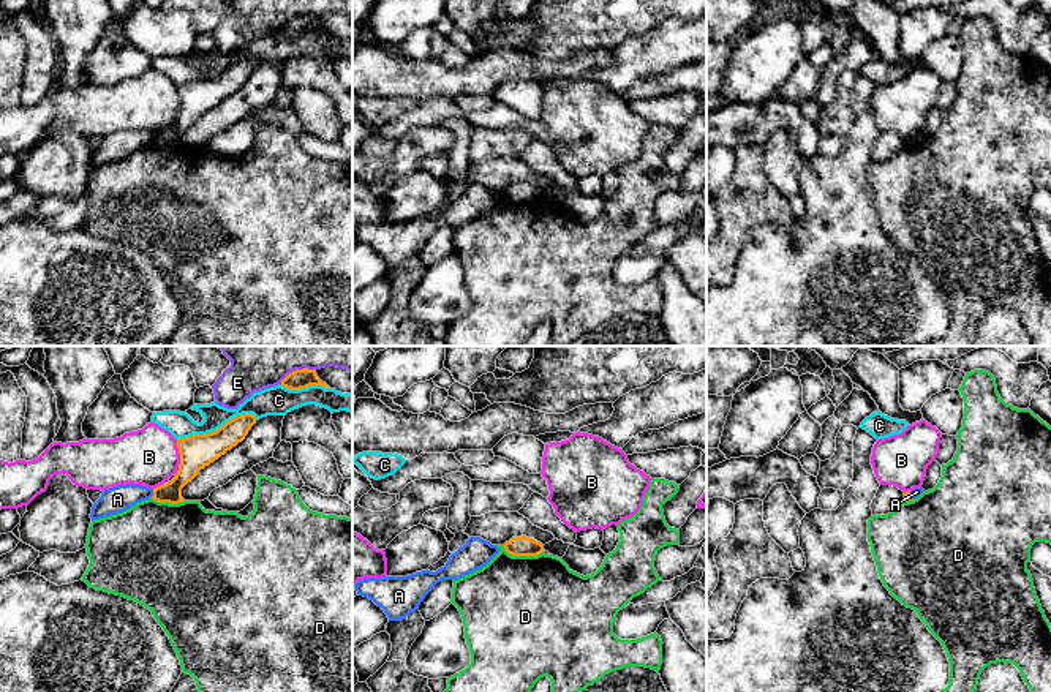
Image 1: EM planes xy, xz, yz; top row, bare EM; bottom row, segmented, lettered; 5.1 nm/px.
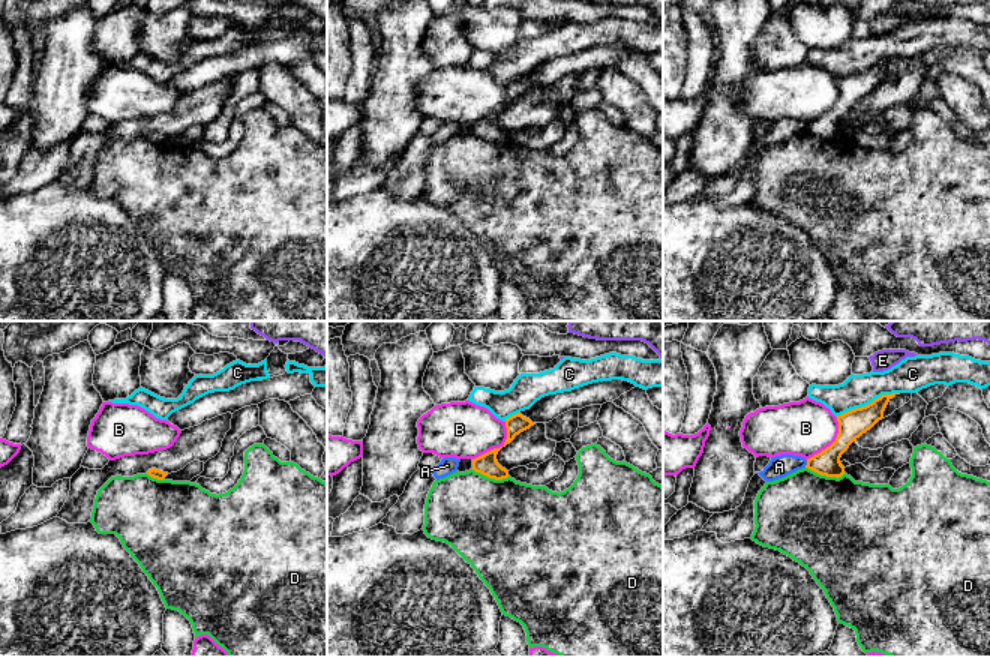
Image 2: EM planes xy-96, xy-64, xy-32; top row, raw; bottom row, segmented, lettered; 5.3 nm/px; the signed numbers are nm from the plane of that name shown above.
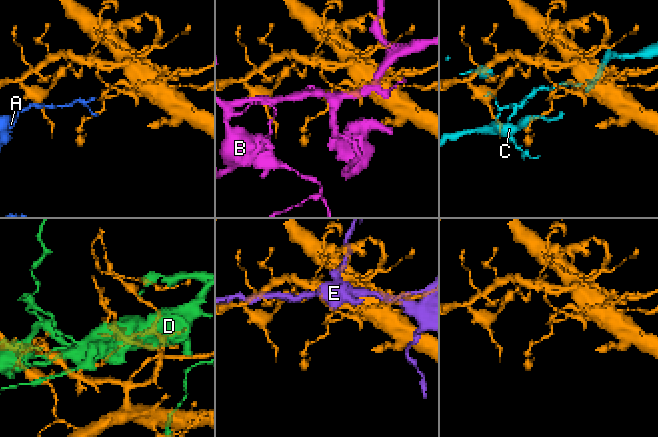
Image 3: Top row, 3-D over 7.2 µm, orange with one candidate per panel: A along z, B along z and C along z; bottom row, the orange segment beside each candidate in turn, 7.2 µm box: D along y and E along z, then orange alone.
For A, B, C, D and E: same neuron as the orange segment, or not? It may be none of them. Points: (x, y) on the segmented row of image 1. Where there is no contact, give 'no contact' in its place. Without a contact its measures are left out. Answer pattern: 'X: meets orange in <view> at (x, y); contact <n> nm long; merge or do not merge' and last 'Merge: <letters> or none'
A: meets orange in xy at (154, 495); contact 50 nm long; do not merge
B: meets orange in xy at (180, 457); contact 180 nm long; do not merge
C: meets orange in xy at (218, 428); contact 420 nm long; do not merge
D: meets orange in xz at (522, 555); contact 200 nm long; do not merge
E: meets orange in xy at (297, 370); contact 200 nm long; do not merge
Merge: none

